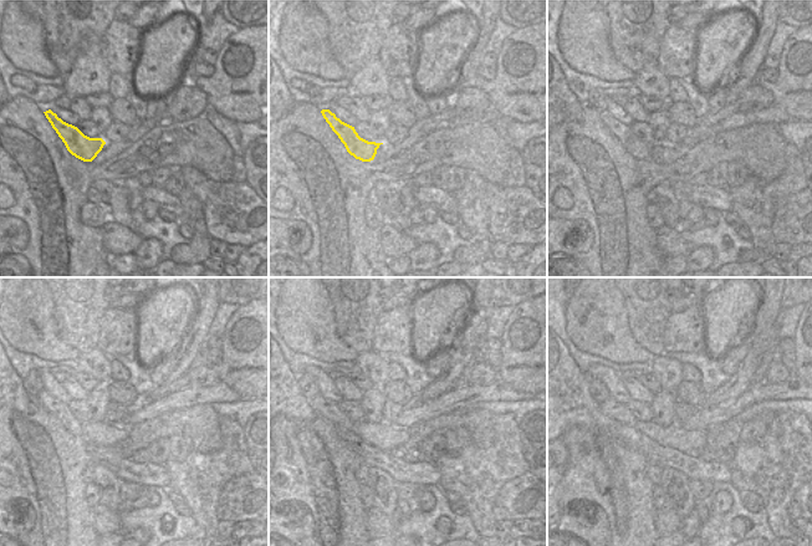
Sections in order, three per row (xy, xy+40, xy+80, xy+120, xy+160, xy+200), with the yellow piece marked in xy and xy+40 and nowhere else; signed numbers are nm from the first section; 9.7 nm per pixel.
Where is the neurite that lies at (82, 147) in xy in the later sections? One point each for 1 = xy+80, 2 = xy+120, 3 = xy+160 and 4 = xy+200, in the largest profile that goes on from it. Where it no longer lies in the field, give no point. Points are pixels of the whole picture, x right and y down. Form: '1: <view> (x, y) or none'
1: xy+80 (639, 149)
2: xy+120 (60, 409)
3: xy+160 (331, 411)
4: xy+200 (611, 408)

